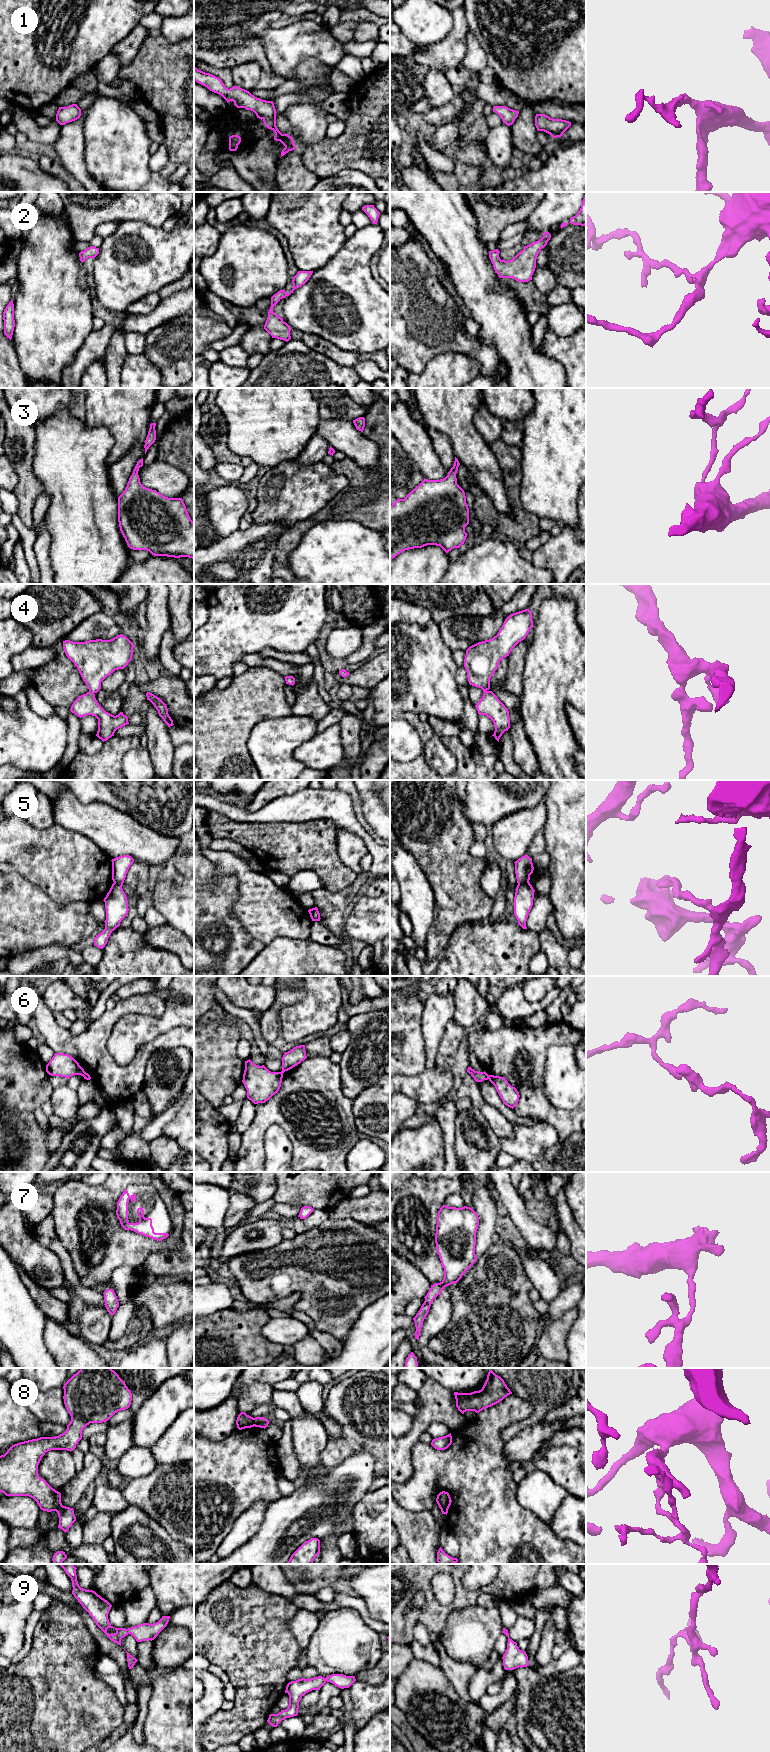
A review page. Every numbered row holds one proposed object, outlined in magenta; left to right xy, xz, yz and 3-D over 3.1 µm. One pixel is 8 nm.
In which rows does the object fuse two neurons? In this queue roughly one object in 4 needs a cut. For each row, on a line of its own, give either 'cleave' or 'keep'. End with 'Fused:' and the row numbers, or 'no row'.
1: keep
2: keep
3: keep
4: keep
5: cleave
6: cleave
7: keep
8: cleave
9: keep
Fused: 5, 6, 8

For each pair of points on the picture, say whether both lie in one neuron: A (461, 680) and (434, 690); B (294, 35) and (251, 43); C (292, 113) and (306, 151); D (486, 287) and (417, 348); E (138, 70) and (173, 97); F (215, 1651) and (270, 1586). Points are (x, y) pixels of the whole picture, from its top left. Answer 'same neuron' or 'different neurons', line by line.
A: different neurons
B: different neurons
C: different neurons
D: different neurons
E: same neuron
F: different neurons

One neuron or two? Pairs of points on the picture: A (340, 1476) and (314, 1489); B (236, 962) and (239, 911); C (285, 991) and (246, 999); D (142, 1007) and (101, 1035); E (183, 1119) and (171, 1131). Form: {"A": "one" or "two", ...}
{"A": "one", "B": "two", "C": "two", "D": "one", "E": "one"}

